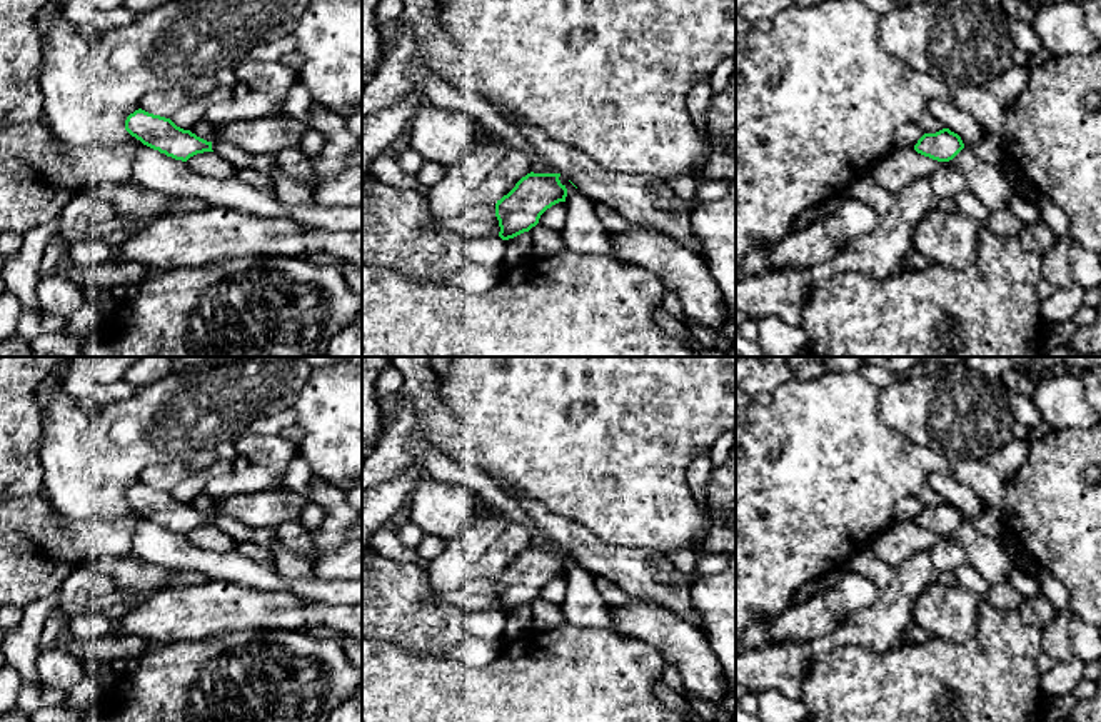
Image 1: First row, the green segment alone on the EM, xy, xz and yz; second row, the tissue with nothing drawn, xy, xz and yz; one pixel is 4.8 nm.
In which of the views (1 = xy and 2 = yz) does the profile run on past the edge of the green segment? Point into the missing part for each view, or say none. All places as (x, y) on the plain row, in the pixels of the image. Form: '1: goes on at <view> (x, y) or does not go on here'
1: does not go on here
2: does not go on here

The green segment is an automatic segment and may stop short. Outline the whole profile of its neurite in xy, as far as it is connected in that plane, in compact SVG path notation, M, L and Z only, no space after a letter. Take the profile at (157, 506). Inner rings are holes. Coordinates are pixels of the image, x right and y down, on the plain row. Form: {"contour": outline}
{"contour": "M142 482L127 490L125 504L143 519L182 535L197 527L214 525L212 515L177 500L170 492L148 487Z"}

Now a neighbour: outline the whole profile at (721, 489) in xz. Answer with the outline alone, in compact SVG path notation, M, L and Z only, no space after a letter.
M736 444L727 460L712 469L706 485L707 512L736 525Z

